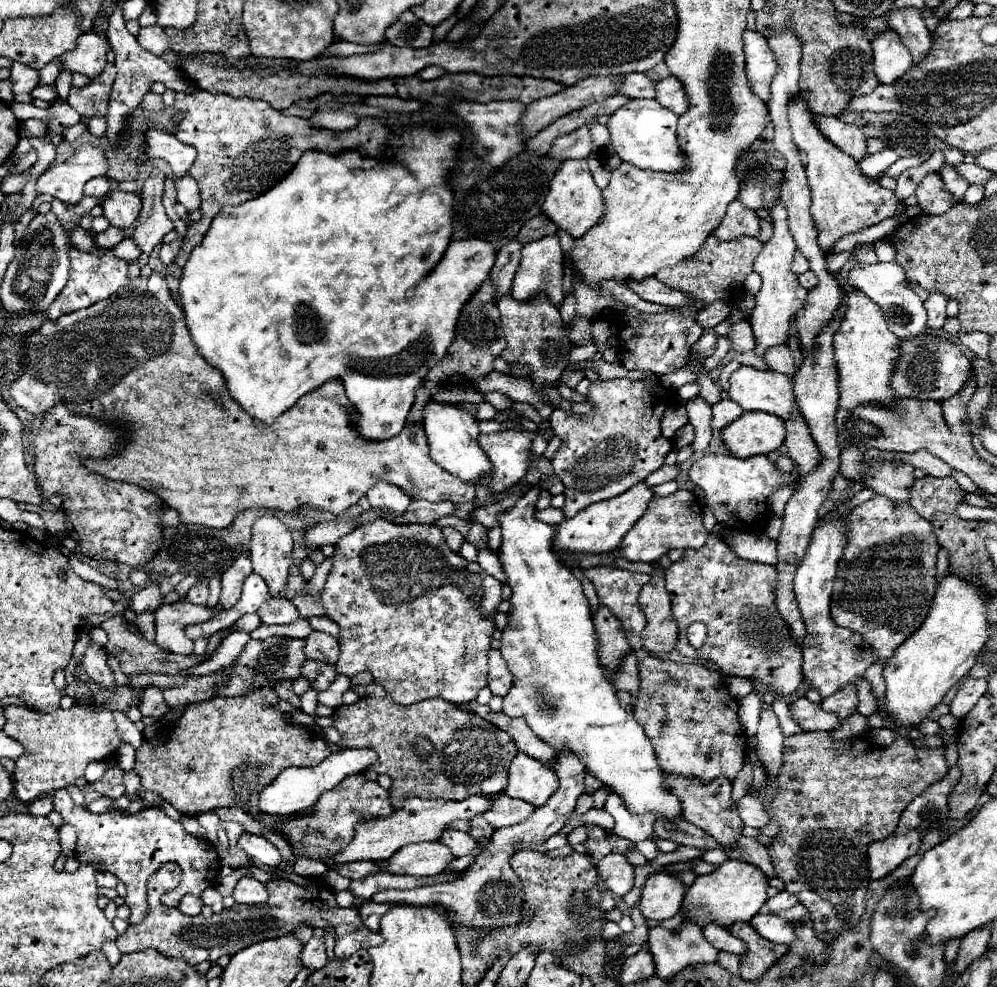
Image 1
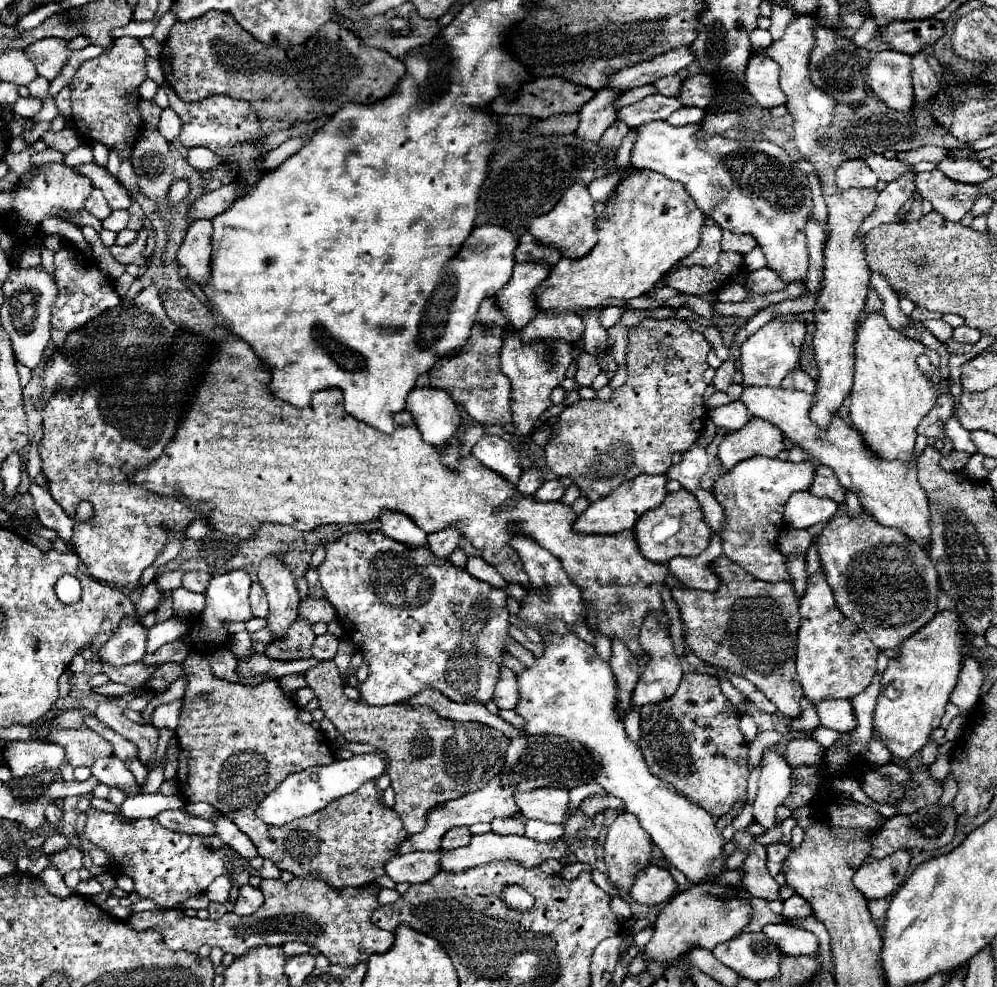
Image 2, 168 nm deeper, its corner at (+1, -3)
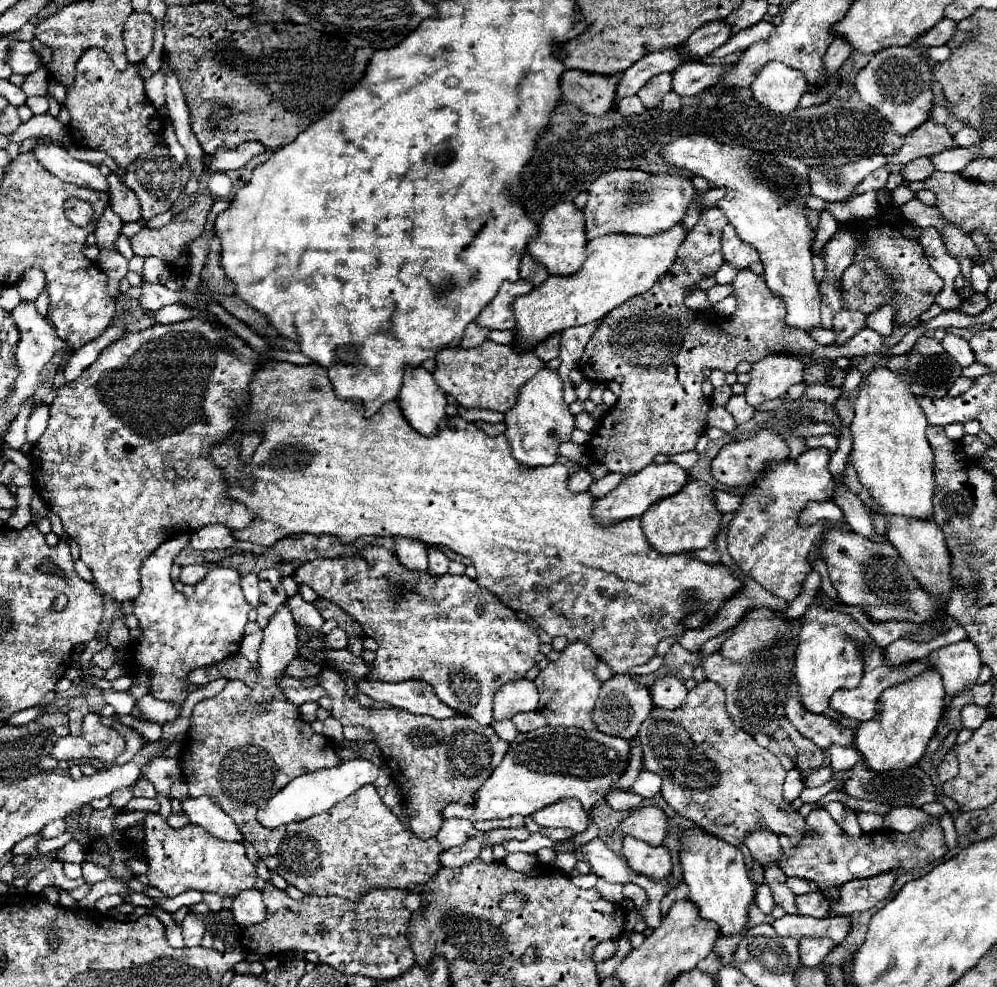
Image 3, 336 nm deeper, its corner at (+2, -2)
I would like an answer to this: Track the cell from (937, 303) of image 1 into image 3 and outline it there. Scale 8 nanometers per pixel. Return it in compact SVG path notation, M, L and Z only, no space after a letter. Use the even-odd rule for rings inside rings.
M947 333L947 335L943 337L941 345L943 345L943 349L945 349L961 367L967 367L967 365L975 363L975 355L973 355L973 351L971 351L971 347L969 347L969 343L967 343L965 339L961 339L961 337L953 335L953 333Z

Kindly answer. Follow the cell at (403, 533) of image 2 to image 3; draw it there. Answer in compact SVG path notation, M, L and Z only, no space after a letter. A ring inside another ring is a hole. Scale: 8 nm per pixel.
M393 539L395 555L411 571L427 571L427 547L419 539Z

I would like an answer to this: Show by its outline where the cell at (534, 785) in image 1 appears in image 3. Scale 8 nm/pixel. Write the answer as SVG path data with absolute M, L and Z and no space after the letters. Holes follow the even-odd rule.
M561 799L559 803L551 803L531 815L531 819L541 827L563 827L575 833L587 829L589 813L577 799Z

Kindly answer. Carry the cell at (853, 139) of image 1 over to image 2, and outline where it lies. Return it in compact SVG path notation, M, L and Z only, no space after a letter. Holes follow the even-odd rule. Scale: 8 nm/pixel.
M876 154L876 156L864 156L862 160L864 160L864 162L866 162L866 164L868 164L876 174L878 174L878 178L880 178L880 180L884 180L884 182L892 182L892 180L900 178L902 174L914 172L914 168L912 168L910 164L900 162L898 158L888 160L888 158L884 158L884 156Z

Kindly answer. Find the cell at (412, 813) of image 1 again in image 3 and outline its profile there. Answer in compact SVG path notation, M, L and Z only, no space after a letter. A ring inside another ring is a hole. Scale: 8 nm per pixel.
M539 727L529 733L519 733L515 741L509 743L501 765L475 793L471 807L463 807L463 803L449 803L443 811L443 819L459 817L477 823L513 815L527 817L531 811L567 797L575 797L585 809L591 809L591 805L597 799L603 799L607 789L615 785L627 767L627 759L629 741L605 735L601 731L583 731L577 727Z

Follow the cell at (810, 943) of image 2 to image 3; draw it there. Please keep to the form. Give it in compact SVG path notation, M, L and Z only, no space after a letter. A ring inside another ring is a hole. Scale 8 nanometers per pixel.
M799 939L799 959L805 967L819 967L833 947L831 939Z

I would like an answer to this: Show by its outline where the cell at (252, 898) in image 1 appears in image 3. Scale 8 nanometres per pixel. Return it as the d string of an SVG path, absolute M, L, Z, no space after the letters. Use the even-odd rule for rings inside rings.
M259 889L243 891L243 895L237 895L231 907L233 919L237 925L253 925L265 919L265 905Z

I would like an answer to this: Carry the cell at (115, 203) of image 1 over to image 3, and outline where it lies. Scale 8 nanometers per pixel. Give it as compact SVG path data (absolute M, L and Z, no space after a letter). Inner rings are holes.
M39 145L33 149L35 157L39 159L39 163L51 171L53 175L57 175L63 181L75 183L79 187L87 187L93 191L101 191L101 193L109 193L107 191L107 177L103 177L99 173L97 165L85 163L85 161L77 161L73 159L67 149L57 147L57 145Z

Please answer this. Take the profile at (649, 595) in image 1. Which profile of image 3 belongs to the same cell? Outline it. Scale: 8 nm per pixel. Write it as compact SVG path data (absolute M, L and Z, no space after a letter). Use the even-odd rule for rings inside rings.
M665 675L659 677L653 685L651 685L651 699L655 703L655 707L681 707L687 695L687 687L683 685L683 681L679 677L673 675Z

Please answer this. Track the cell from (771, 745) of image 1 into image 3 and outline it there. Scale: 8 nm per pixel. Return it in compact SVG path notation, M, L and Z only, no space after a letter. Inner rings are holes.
M755 831L755 835L747 835L745 845L751 851L753 859L761 865L777 863L781 859L781 845L777 841L777 835L771 835L771 831Z

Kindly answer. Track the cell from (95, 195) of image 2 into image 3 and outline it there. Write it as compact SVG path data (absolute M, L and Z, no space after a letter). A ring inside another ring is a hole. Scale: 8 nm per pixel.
M107 207L103 215L97 219L97 247L115 247L115 239L121 233L121 219Z

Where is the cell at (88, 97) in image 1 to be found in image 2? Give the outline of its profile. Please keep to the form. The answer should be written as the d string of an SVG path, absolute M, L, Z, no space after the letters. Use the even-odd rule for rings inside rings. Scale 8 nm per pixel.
M118 38L110 50L104 50L100 56L86 60L72 84L72 122L76 132L88 144L104 144L110 150L120 154L120 160L126 160L132 154L140 124L138 98L132 100L130 94L146 80L146 50L138 38Z

